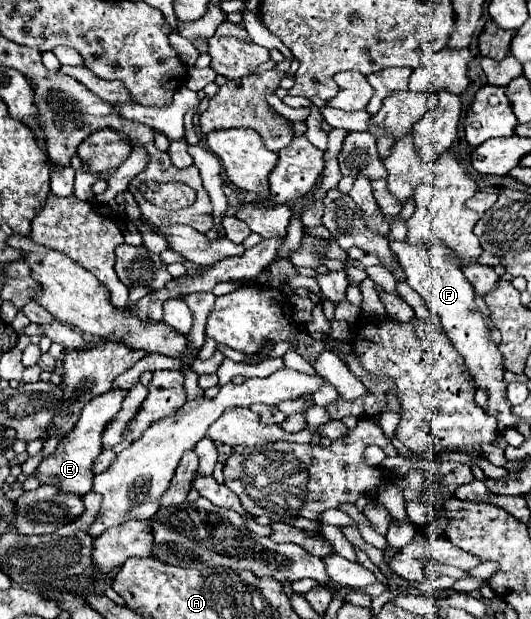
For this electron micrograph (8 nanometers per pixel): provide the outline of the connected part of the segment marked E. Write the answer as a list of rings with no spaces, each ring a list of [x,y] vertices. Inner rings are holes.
[[[111,389],[111,391],[107,391],[107,395],[97,395],[95,399],[91,399],[91,403],[87,403],[87,407],[83,409],[75,429],[65,439],[59,441],[57,451],[53,455],[45,457],[39,463],[39,467],[35,471],[35,477],[39,479],[41,485],[55,485],[59,491],[73,493],[73,495],[79,495],[79,497],[83,497],[91,491],[91,479],[93,479],[91,463],[103,451],[103,447],[101,447],[103,427],[117,415],[125,393],[127,393],[125,389]]]

